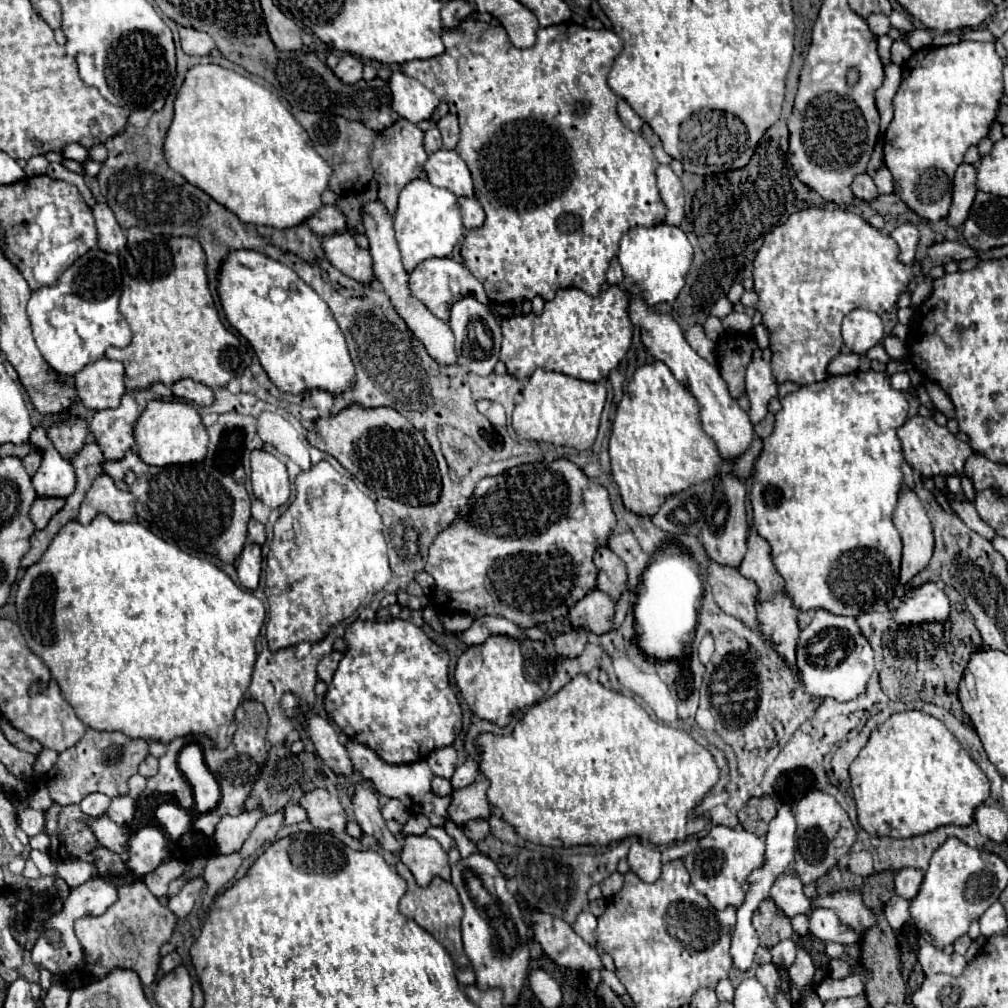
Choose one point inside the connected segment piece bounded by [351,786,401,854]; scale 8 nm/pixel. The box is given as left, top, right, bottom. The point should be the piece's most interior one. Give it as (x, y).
(365, 801)

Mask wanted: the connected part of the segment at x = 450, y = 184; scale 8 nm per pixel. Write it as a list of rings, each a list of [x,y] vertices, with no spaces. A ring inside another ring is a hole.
[[[437,150],[425,162],[427,178],[433,186],[447,188],[455,196],[473,196],[473,180],[457,150]]]

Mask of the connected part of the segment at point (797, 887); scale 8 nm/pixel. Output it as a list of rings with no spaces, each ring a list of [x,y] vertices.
[[[795,874],[777,878],[769,896],[787,918],[809,912],[809,900],[803,894],[803,884]]]

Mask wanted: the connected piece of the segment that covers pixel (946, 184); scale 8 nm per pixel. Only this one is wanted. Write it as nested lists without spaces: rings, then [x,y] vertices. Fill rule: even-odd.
[[[959,42],[951,46],[929,46],[917,50],[903,64],[903,82],[893,98],[895,116],[885,132],[885,166],[895,180],[895,194],[921,218],[937,222],[947,216],[951,206],[953,174],[963,162],[971,144],[977,144],[989,134],[997,118],[997,108],[1003,92],[1003,62],[995,52],[993,42]]]

